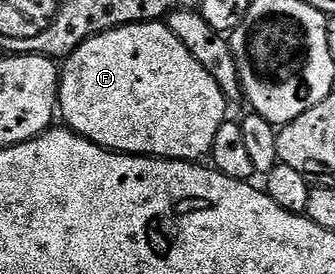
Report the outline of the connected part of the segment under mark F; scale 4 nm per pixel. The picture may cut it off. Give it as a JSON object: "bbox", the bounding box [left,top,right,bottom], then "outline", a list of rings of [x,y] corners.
{"bbox":[59,20,227,162],"outline":[[[160,20],[138,21],[136,25],[121,25],[117,29],[109,29],[106,33],[97,33],[94,37],[89,37],[76,51],[64,58],[63,68],[59,73],[60,120],[62,117],[65,120],[62,122],[74,133],[78,133],[79,136],[85,137],[99,147],[112,149],[114,153],[136,153],[143,157],[171,157],[175,161],[200,162],[204,158],[201,156],[204,153],[206,156],[212,150],[215,143],[215,131],[219,131],[219,127],[227,119],[225,105],[227,105],[227,98],[223,95],[219,83],[215,83],[215,79],[207,75],[207,71],[203,71],[203,63],[199,63],[199,59],[195,59],[195,55],[187,51],[185,44],[175,39],[168,24]]]}

